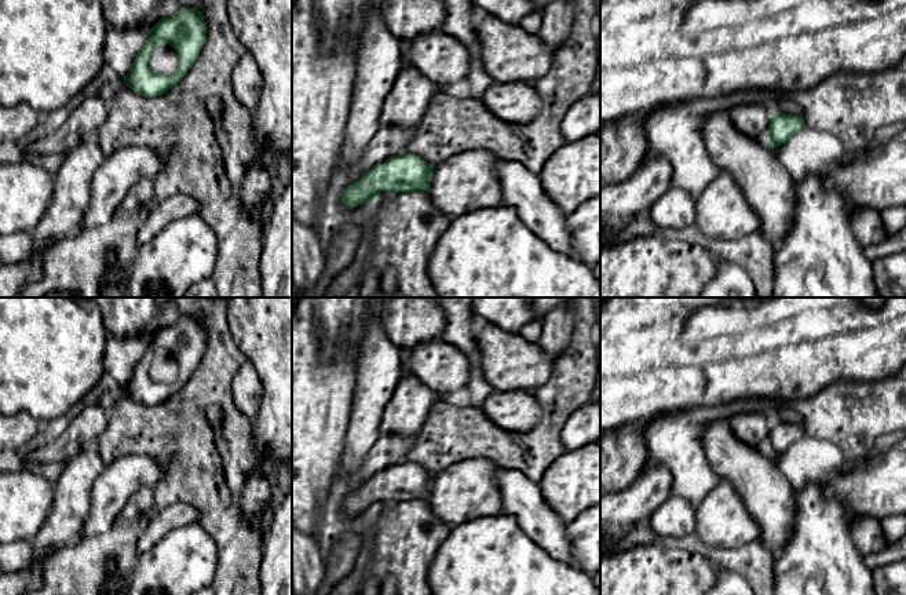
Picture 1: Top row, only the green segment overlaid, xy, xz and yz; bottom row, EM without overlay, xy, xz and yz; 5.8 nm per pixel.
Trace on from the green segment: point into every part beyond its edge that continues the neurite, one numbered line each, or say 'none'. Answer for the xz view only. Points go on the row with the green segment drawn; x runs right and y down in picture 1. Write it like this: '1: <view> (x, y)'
none

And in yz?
none

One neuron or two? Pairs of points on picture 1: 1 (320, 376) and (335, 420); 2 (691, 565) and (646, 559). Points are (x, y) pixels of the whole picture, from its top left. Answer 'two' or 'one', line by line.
1: one
2: one

